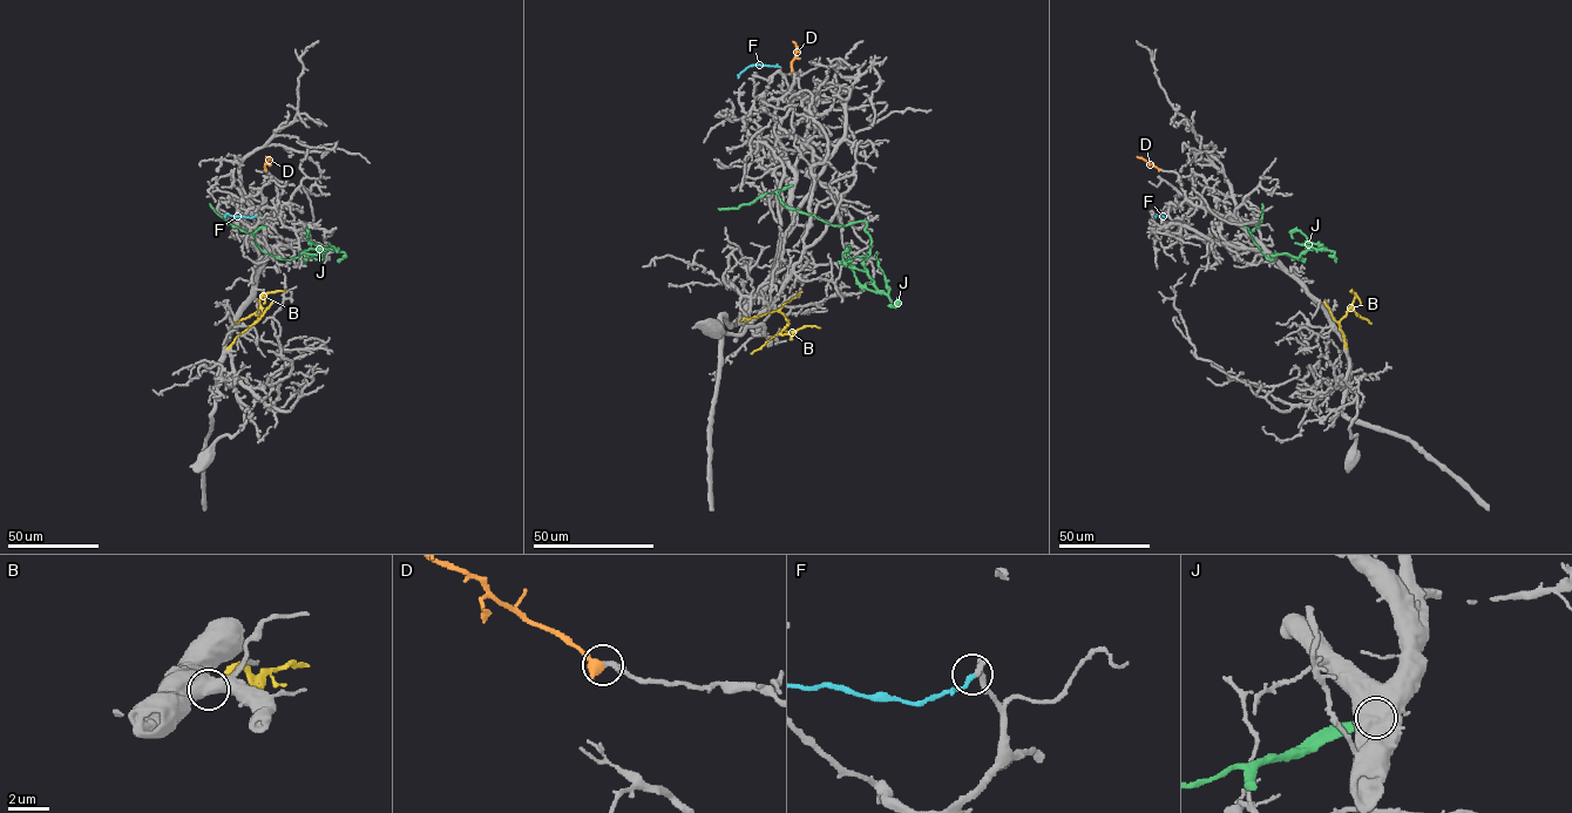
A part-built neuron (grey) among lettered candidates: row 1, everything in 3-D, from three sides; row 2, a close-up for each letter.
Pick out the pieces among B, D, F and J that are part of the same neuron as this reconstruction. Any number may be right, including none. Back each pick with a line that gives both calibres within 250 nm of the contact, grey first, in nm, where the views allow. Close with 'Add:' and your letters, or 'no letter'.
D: 320/550 nm
F: 190/200 nm
Add: D, F

